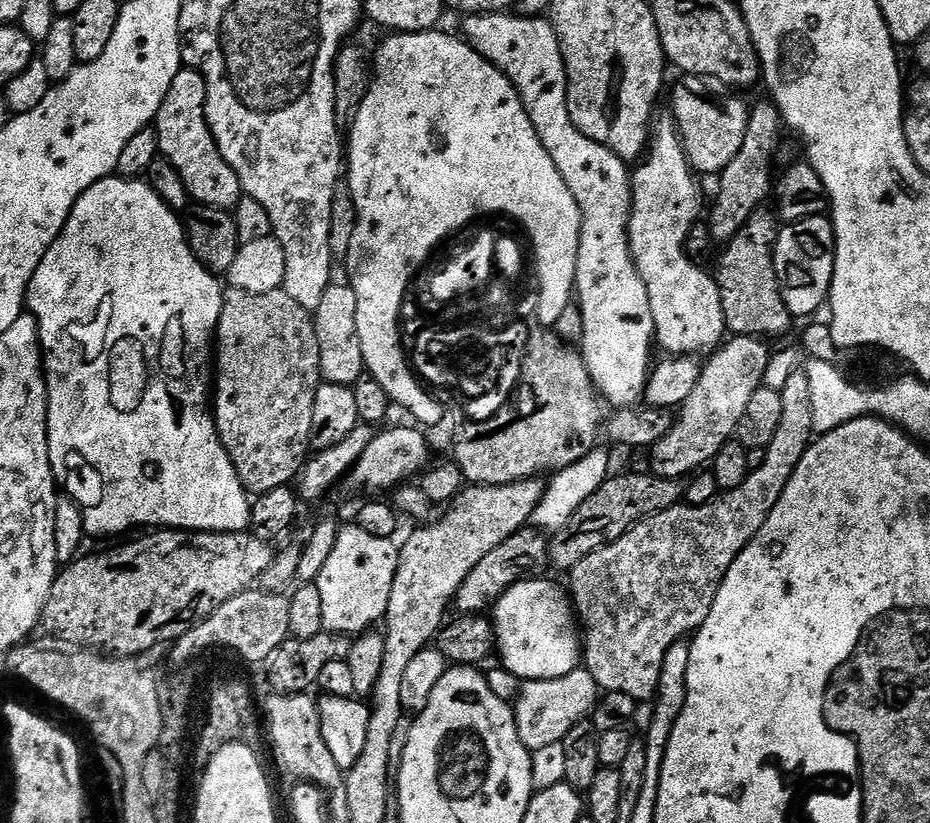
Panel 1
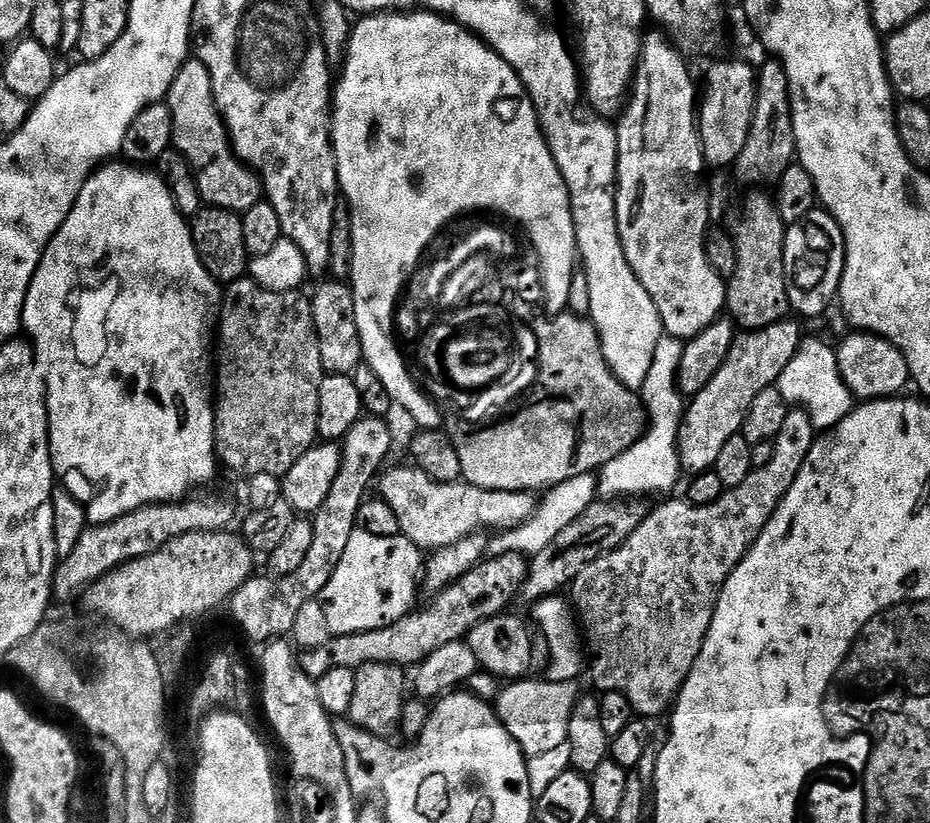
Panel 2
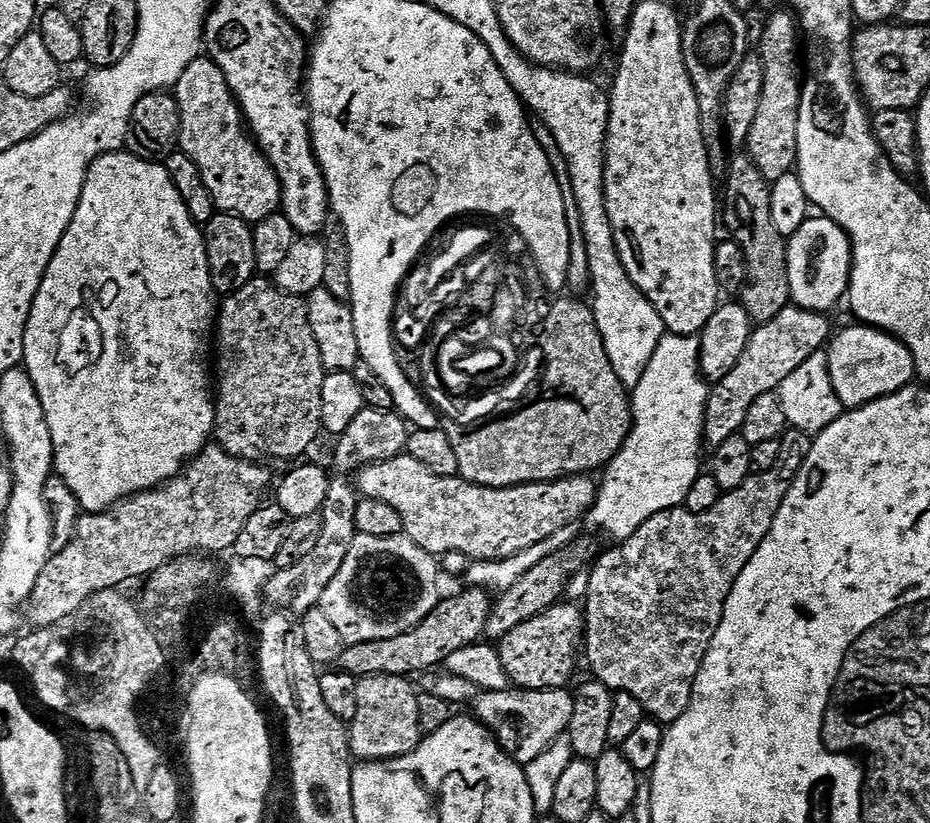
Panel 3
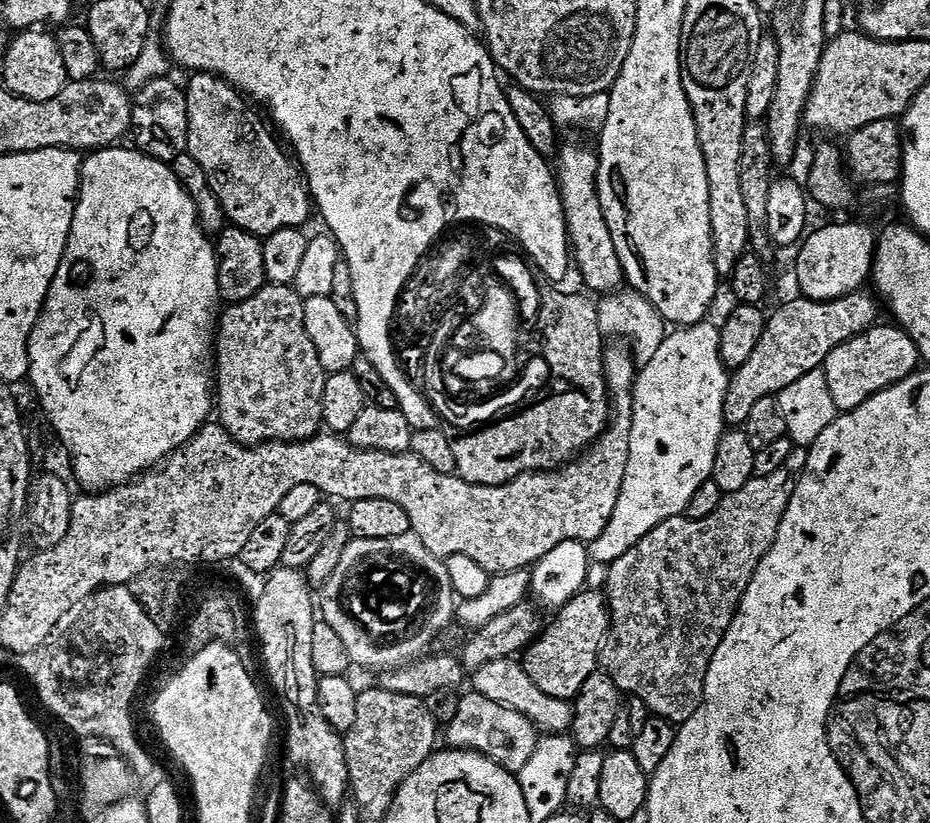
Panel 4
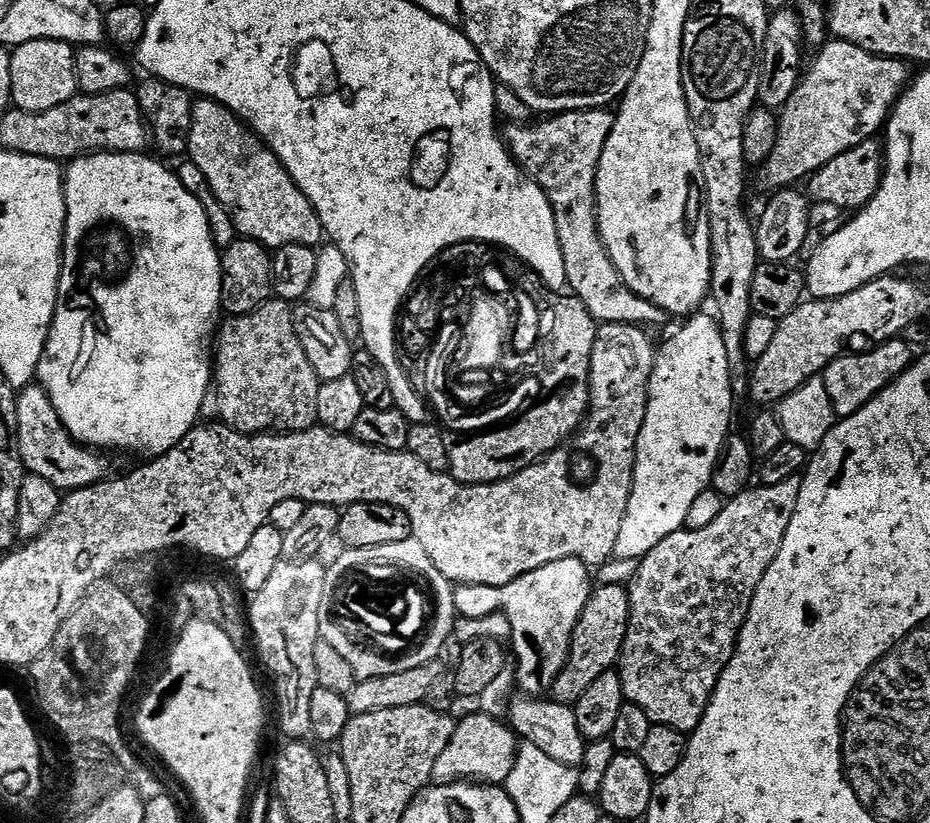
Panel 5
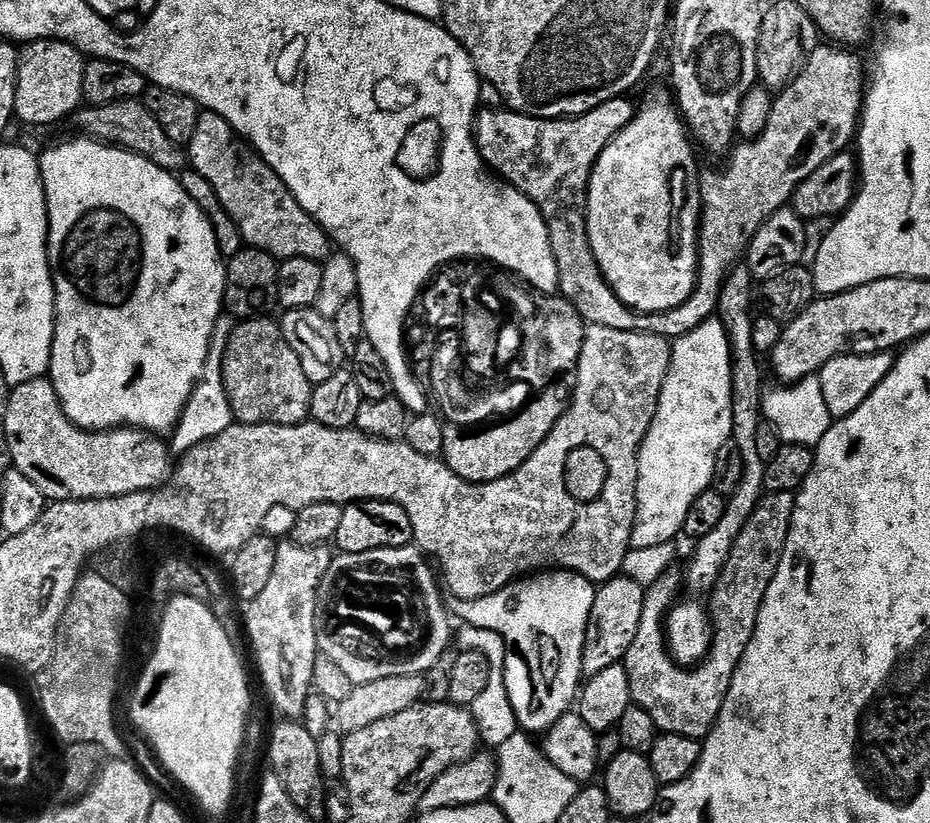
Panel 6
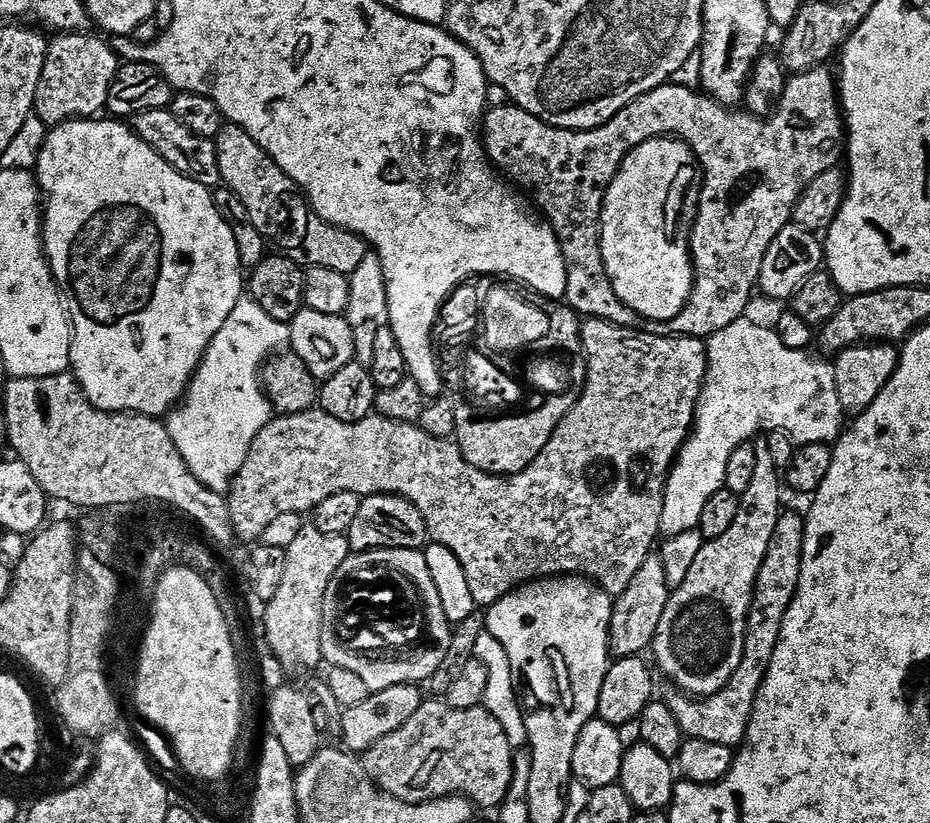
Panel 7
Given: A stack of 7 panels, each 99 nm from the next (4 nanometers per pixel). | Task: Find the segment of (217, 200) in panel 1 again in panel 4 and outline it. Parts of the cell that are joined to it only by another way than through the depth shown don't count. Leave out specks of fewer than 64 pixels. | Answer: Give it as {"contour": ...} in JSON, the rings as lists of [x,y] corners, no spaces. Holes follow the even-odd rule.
{"contour":[[[197,72],[187,78],[186,151],[208,175],[227,219],[257,238],[287,228],[303,229],[308,220],[308,204],[310,208],[308,185],[293,157],[287,151],[284,153],[272,137],[273,129],[260,121],[259,114],[251,108],[253,105],[223,76]]]}

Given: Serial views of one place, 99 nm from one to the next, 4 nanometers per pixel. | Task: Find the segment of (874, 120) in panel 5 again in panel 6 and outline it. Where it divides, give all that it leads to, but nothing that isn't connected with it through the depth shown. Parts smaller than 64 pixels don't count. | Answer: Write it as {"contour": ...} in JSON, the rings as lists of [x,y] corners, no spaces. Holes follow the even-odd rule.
{"contour":[[[820,46],[814,49],[804,68],[775,97],[777,100],[764,124],[764,133],[741,148],[733,147],[725,172],[701,173],[699,262],[720,260],[729,270],[735,267],[752,236],[768,221],[770,214],[785,207],[800,184],[828,159],[843,153],[851,140],[853,143],[857,139],[865,88],[865,81],[860,81],[858,61],[850,61],[847,68],[834,53],[823,52]]]}

